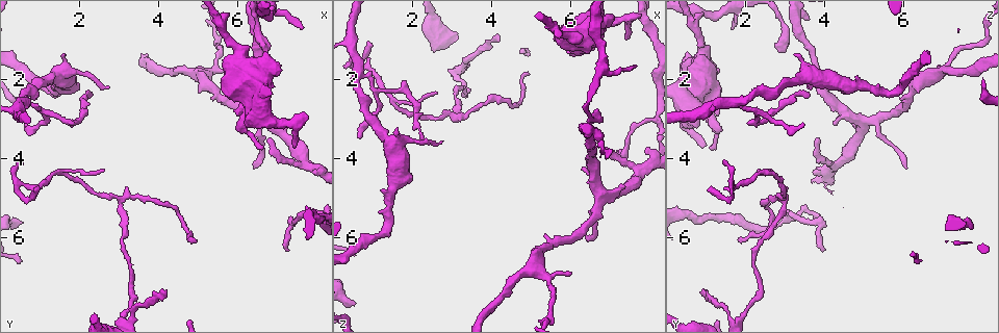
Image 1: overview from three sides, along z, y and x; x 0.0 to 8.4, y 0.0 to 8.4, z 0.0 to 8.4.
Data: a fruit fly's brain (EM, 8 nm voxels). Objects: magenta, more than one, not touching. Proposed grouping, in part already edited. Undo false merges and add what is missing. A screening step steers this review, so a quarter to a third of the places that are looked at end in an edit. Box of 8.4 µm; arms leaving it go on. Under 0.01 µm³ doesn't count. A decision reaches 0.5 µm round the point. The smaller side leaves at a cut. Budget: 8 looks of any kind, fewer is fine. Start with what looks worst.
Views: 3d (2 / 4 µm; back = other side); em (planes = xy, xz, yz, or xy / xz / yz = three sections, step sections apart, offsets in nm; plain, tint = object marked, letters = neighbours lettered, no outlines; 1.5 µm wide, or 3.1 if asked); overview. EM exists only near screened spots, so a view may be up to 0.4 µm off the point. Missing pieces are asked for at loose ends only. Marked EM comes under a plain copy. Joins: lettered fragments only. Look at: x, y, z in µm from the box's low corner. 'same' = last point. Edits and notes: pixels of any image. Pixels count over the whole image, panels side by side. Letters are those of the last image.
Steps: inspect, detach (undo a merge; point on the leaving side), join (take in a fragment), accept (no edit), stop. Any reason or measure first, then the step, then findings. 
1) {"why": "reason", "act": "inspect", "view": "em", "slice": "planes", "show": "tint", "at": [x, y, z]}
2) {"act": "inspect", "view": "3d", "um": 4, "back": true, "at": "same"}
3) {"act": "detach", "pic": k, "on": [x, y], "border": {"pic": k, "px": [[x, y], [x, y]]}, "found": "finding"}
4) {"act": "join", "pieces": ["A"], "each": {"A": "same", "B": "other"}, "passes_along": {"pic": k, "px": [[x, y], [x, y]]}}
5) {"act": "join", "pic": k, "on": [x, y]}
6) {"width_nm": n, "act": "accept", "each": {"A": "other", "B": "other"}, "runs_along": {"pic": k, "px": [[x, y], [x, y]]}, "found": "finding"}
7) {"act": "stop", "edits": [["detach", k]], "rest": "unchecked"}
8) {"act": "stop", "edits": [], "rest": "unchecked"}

{"why": "branch stops here", "act": "inspect", "view": "3d", "um": 4, "at": [2.75, 2.20, 3.60]}

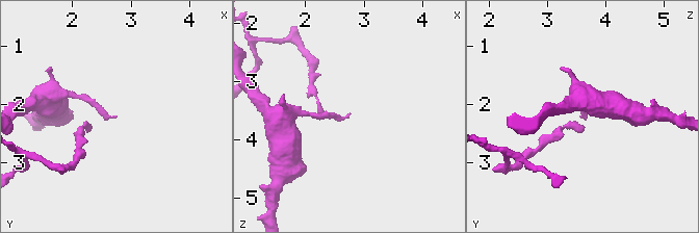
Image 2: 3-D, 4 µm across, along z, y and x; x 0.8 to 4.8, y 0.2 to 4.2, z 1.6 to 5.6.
{"act": "inspect", "view": "em", "slice": "planes", "show": "letters", "at": [2.80, 2.25, 3.55]}

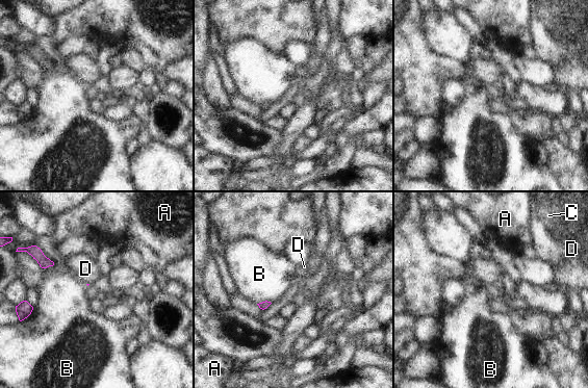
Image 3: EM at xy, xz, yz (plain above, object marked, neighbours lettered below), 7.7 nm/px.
{"act": "accept", "each": {"A": "other", "B": "other", "C": "other", "D": "other"}, "border": {"pic": 3, "px": [[271, 302], [263, 301], [257, 304]]}, "found": "none of them fits"}

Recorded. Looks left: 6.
{"why": "an open end", "act": "inspect", "view": "em", "slice": "planes", "show": "letters", "at": [4.95, 6.15, 1.85]}

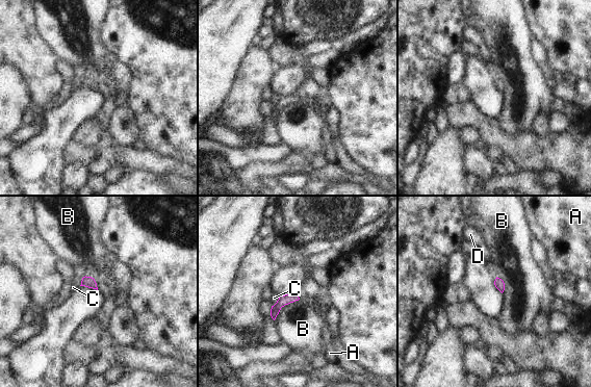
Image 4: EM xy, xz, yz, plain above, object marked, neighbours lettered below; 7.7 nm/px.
{"width_nm": 70, "act": "accept", "each": {"A": "other", "B": "other", "C": "other", "D": "other"}, "found": "no lettered fragment goes on from it"}

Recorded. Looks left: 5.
{"why": "an open end", "act": "inspect", "view": "em", "slice": "xz", "step": 4, "show": "tint", "at": [6.60, 3.80, 1.15]}

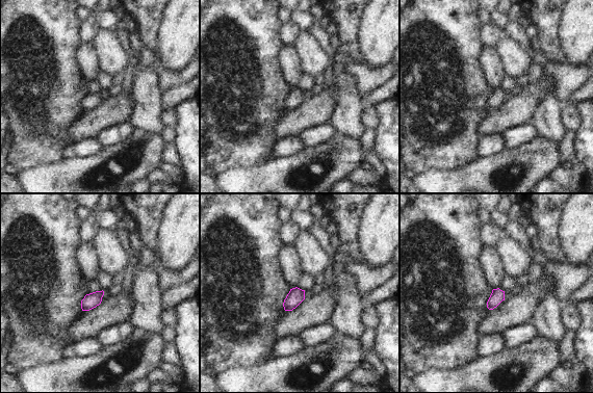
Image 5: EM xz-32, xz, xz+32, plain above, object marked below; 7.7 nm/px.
{"act": "inspect", "view": "em", "slice": "planes", "show": "letters", "at": "same"}

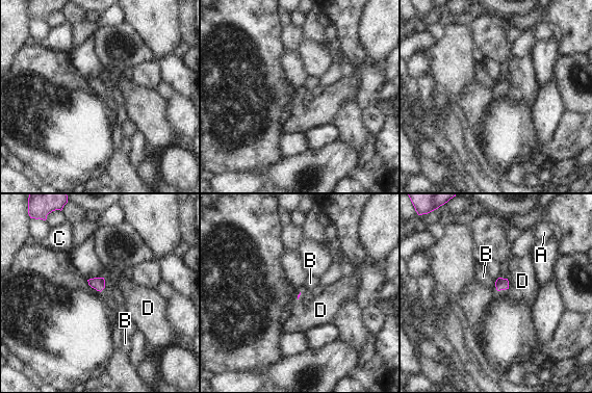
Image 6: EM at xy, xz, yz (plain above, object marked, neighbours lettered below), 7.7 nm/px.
{"longest_contact_nm": ["D", 90], "act": "accept", "each": {"A": "other", "B": "other", "C": "other", "D": "other"}, "border": {"pic": 6, "px": [[495, 280], [495, 288], [497, 290]]}, "found": "no lettered fragment goes on from it"}

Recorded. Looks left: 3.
{"act": "stop", "edits": [], "rest": "unchecked"}

